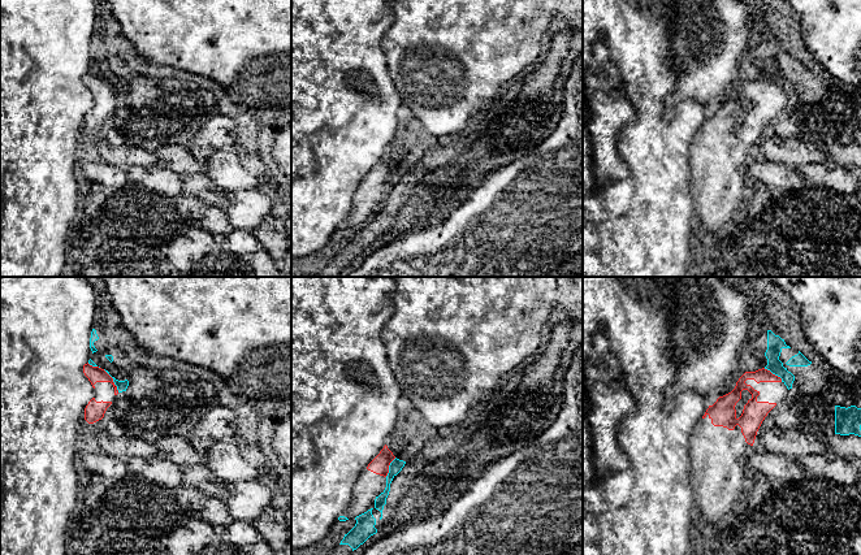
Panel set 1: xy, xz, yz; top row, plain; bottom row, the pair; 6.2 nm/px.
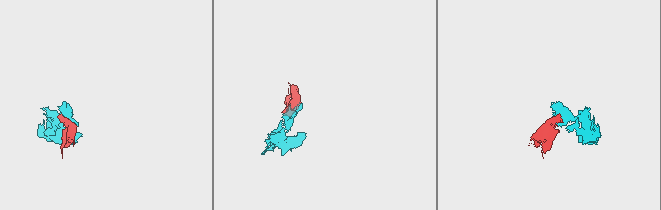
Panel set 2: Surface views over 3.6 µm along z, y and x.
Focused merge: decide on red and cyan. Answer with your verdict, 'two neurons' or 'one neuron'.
two neurons

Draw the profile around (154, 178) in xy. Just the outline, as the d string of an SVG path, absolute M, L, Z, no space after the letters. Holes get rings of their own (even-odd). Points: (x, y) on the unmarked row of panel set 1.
M130 165L125 168L129 179L147 191L161 196L178 196L183 194L183 175L157 165Z

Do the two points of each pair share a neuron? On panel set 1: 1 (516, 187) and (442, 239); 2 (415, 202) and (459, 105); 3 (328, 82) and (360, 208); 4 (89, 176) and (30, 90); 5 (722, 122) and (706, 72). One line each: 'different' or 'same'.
1: same
2: different
3: different
4: different
5: different

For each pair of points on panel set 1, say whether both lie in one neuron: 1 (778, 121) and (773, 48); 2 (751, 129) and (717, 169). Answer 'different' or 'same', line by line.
1: same
2: same

